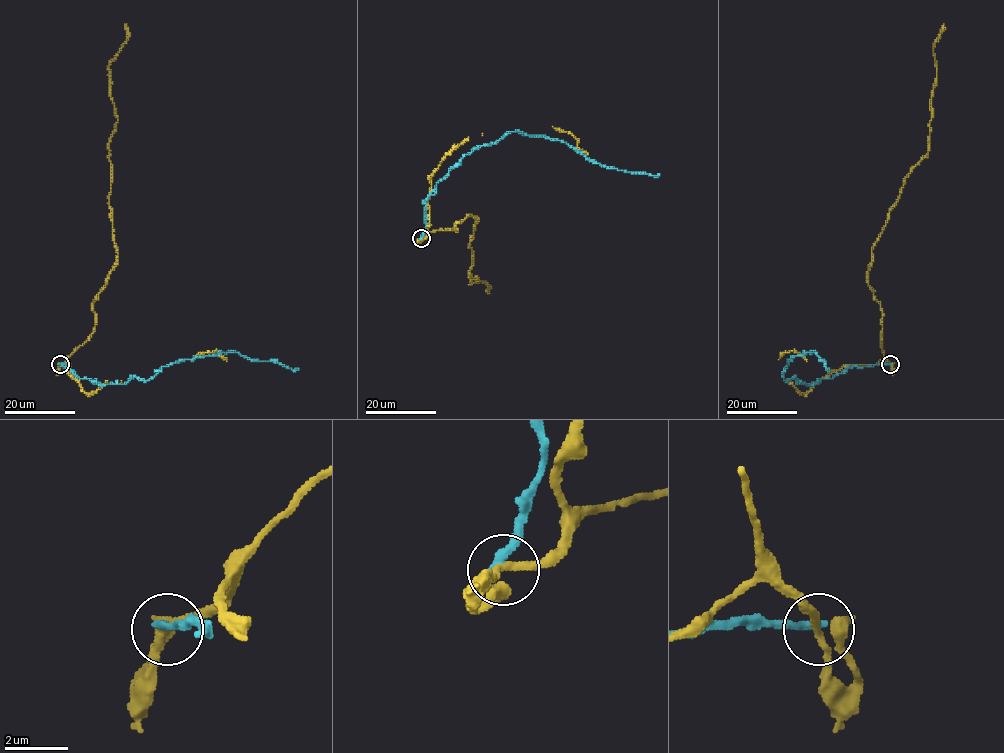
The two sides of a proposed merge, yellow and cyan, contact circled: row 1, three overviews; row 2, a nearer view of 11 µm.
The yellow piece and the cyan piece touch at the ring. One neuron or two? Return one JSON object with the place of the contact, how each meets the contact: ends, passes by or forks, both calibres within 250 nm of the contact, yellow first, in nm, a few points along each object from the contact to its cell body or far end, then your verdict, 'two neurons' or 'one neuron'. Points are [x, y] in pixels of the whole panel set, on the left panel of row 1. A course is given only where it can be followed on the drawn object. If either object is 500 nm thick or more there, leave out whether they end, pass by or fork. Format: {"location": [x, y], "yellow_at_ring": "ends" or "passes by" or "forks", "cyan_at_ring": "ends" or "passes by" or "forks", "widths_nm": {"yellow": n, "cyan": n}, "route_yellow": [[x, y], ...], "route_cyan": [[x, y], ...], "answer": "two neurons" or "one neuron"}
{"location": [60, 364], "yellow_at_ring": "forks", "cyan_at_ring": "ends", "widths_nm": {"yellow": 180, "cyan": 280}, "route_yellow": [[60, 364], [93, 331], [92, 302], [116, 261], [108, 141], [117, 120], [108, 65], [128, 37], [125, 23]], "route_cyan": [[60, 364], [104, 384], [150, 380], [163, 367], [233, 351], [298, 368]], "answer": "two neurons"}

